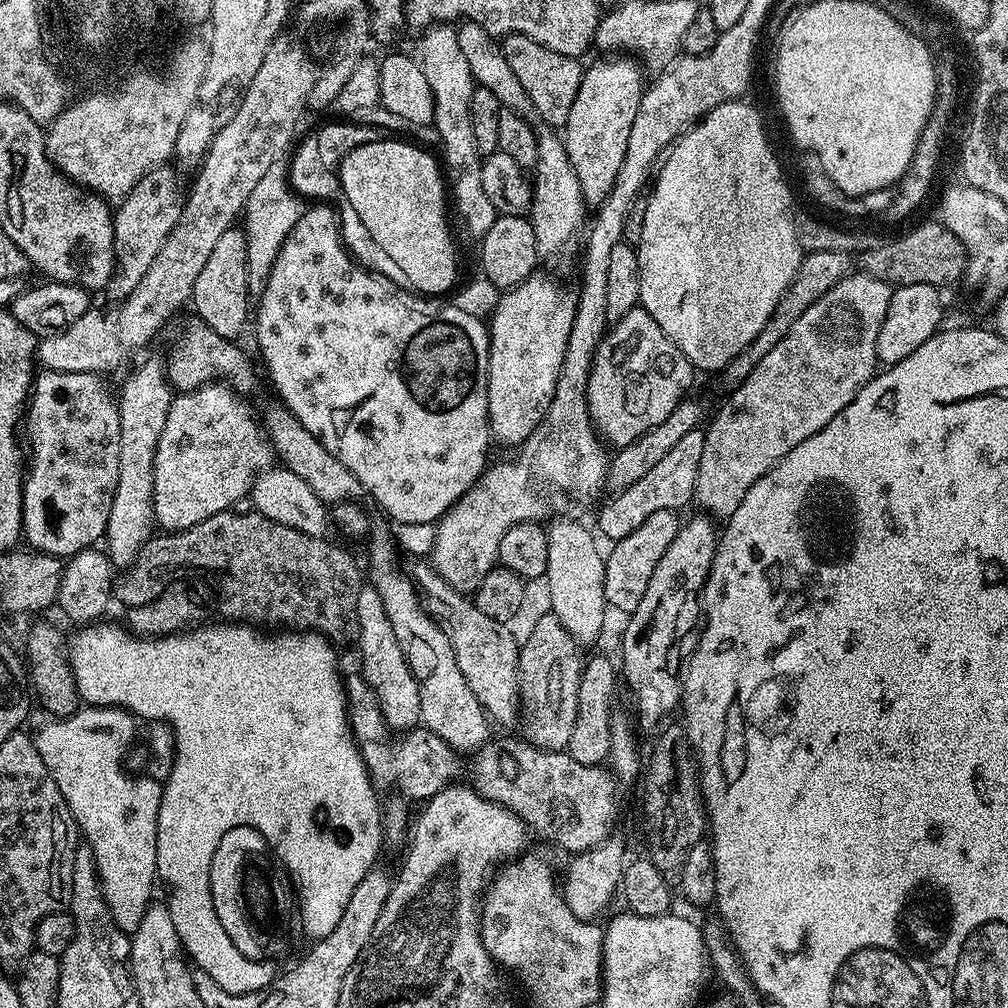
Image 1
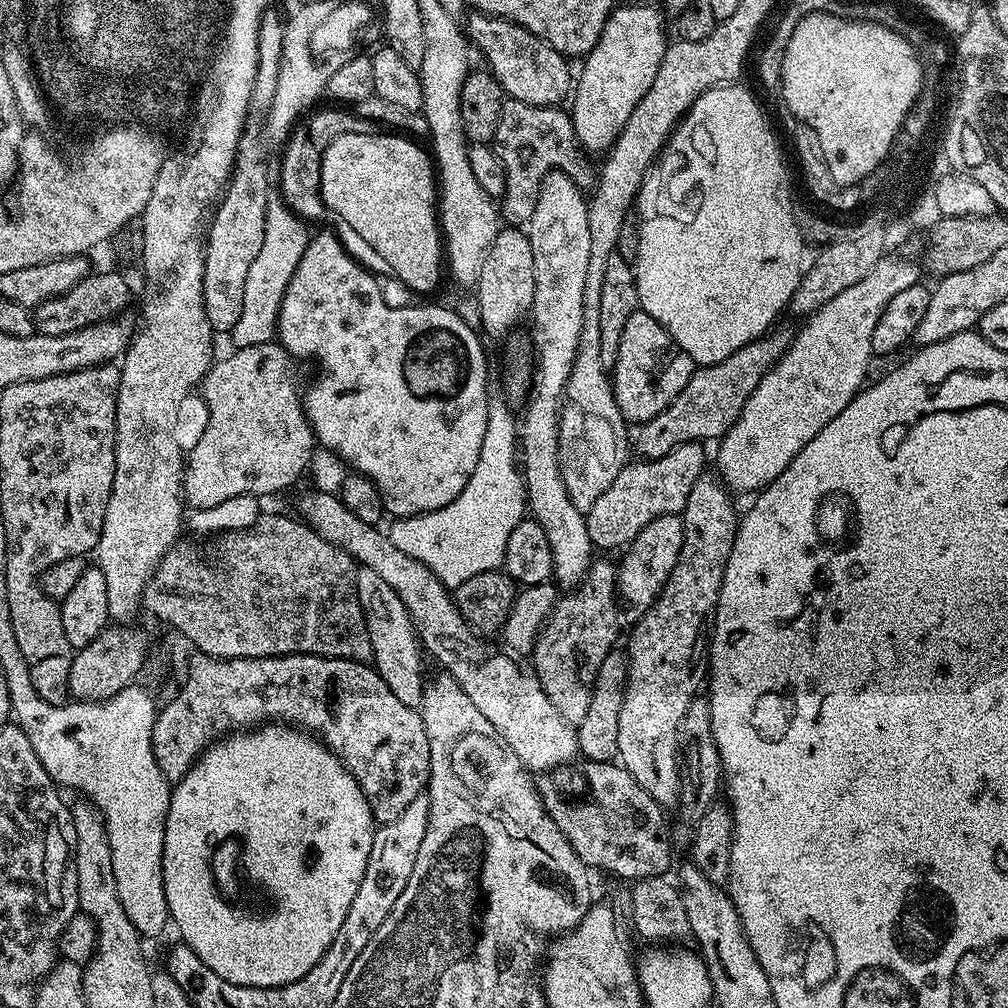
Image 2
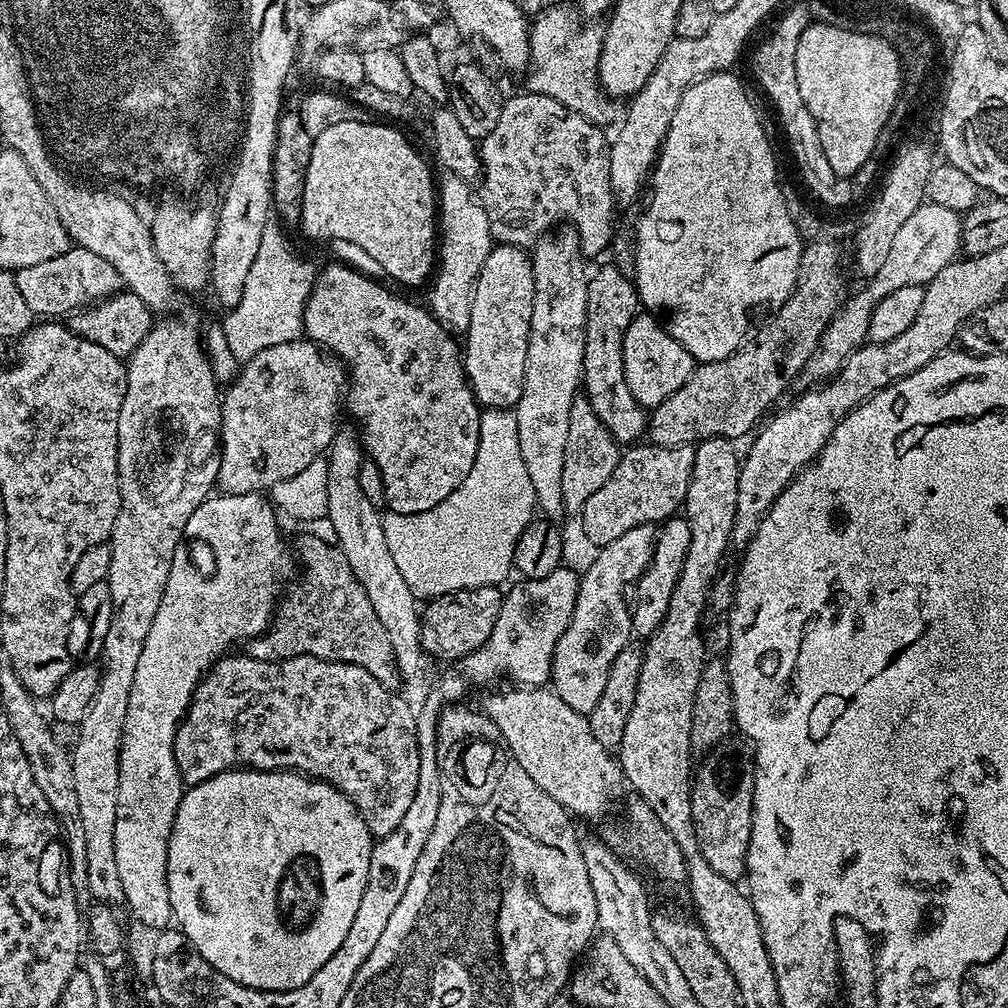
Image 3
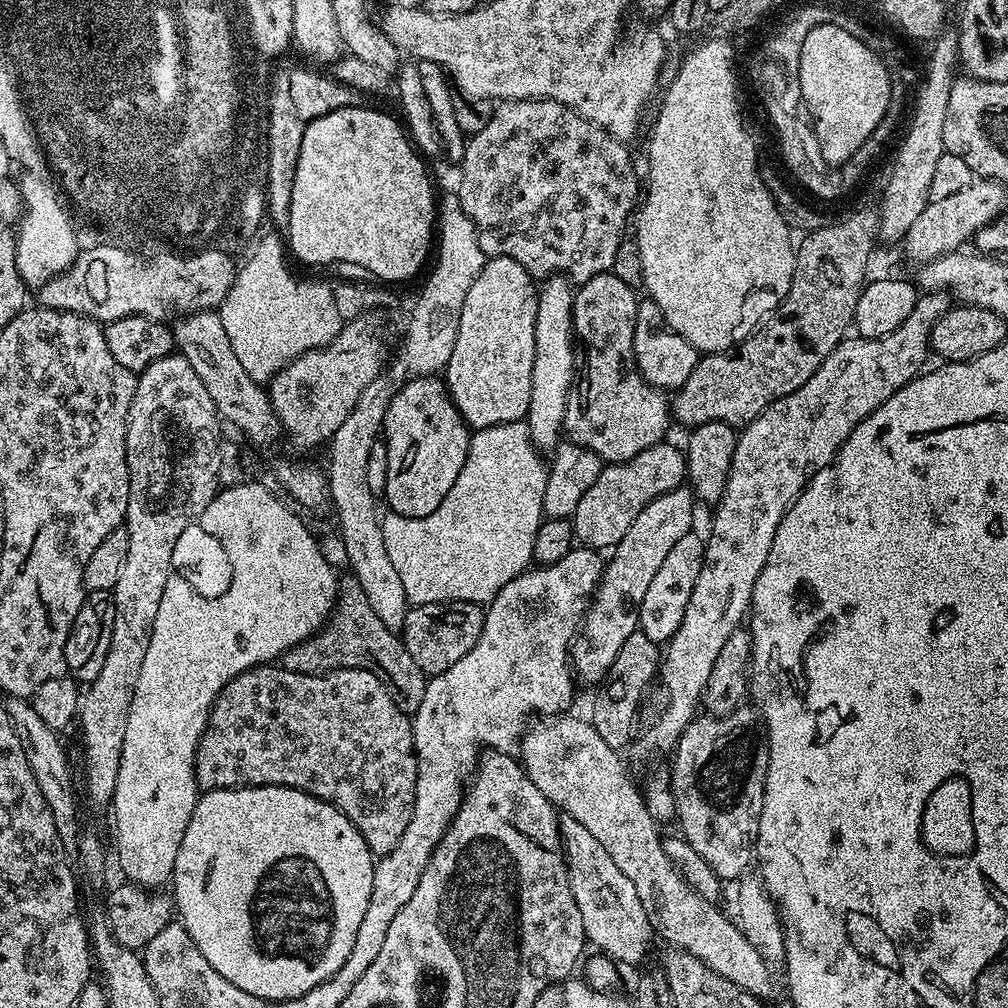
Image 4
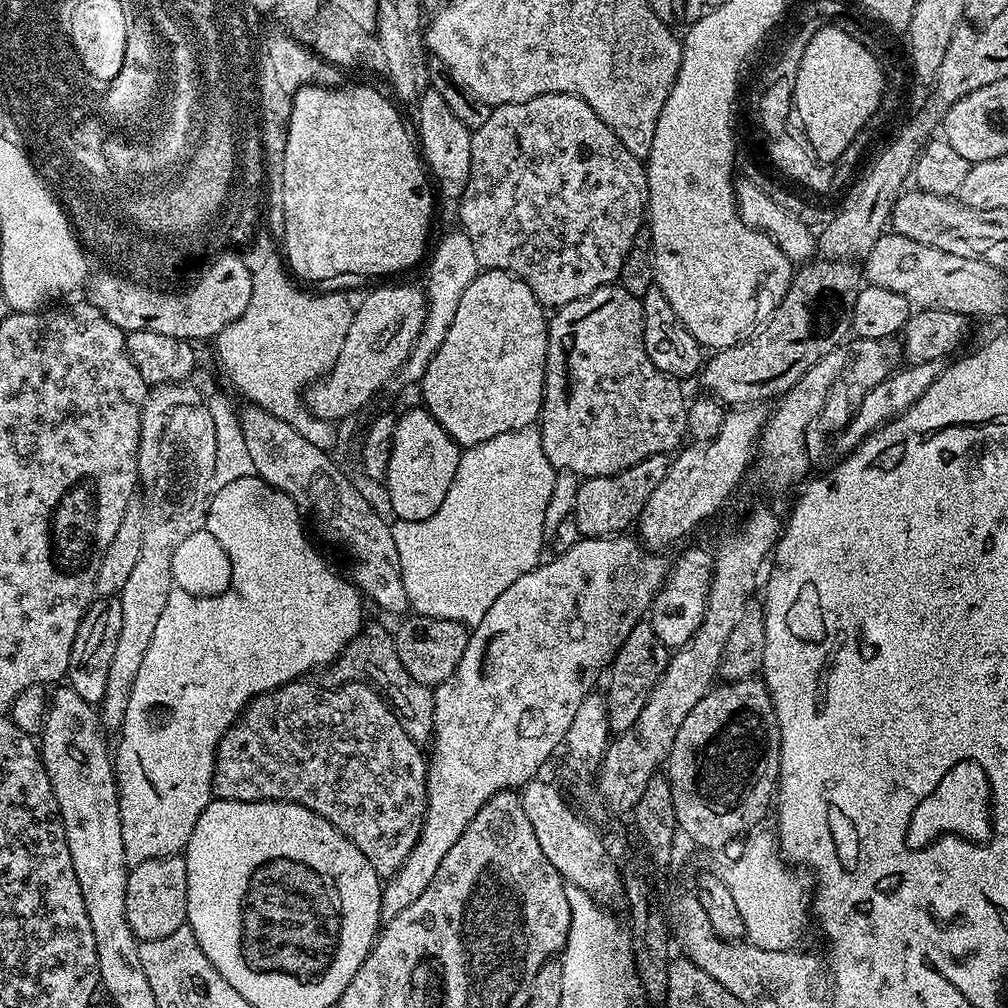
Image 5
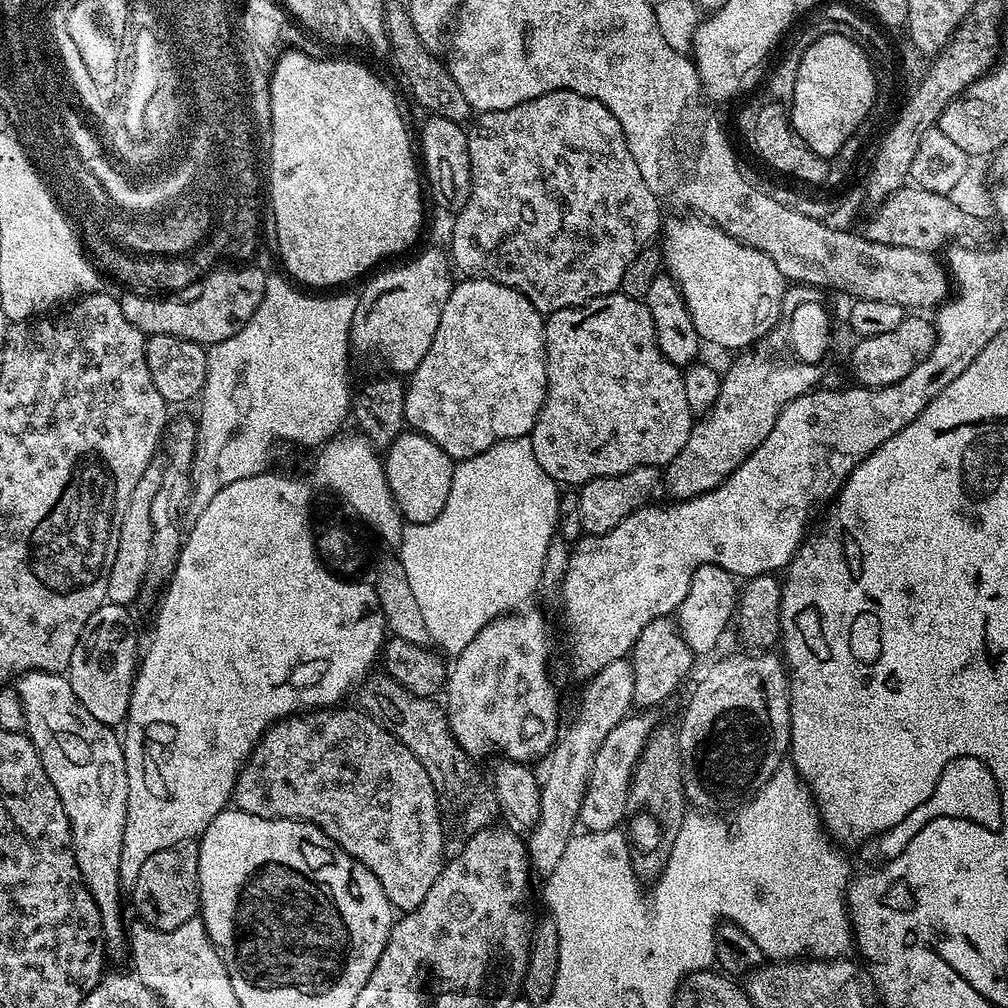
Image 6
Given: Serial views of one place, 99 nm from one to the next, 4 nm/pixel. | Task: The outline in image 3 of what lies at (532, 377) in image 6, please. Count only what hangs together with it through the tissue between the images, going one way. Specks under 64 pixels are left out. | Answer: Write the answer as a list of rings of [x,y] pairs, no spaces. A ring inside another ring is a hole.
[[[496,244],[476,279],[474,302],[470,306],[470,326],[462,344],[466,378],[476,396],[476,403],[484,408],[515,409],[522,398],[526,374],[526,350],[530,334],[530,314],[534,310],[534,274],[532,258],[525,249],[513,244]]]

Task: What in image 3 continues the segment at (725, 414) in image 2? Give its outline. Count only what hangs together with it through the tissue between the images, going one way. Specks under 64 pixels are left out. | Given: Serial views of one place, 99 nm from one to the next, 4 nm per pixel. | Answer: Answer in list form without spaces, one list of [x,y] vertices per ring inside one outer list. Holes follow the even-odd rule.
[[[831,240],[804,244],[798,278],[790,298],[771,313],[773,316],[768,324],[762,325],[756,333],[753,331],[750,338],[737,346],[734,354],[718,362],[697,363],[690,378],[686,378],[674,394],[651,409],[646,420],[646,436],[651,443],[658,446],[695,445],[706,438],[719,436],[736,442],[739,436],[747,437],[765,419],[767,408],[783,394],[804,366],[811,363],[826,326],[830,326],[846,299],[840,247]]]

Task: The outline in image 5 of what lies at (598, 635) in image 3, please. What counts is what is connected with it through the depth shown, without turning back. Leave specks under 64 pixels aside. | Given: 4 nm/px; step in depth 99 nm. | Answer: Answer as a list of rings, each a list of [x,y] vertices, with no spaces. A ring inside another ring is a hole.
[[[736,406],[725,411],[722,428],[714,434],[714,438],[689,443],[671,457],[666,478],[662,478],[662,483],[656,487],[654,494],[650,494],[646,506],[642,506],[638,536],[645,549],[664,550],[660,548],[670,547],[703,520],[710,519],[731,498],[748,463],[751,460],[753,463],[754,449],[766,419],[764,410],[760,406]]]

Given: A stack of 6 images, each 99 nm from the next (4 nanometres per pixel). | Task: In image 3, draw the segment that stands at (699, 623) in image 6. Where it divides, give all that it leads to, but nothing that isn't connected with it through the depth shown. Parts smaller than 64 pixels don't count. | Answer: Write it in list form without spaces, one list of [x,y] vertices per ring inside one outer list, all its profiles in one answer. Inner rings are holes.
[[[677,514],[659,525],[652,561],[634,585],[634,599],[631,601],[630,611],[632,630],[637,637],[647,638],[654,630],[658,630],[658,626],[662,626],[666,610],[670,610],[670,594],[674,594],[674,586],[678,586],[682,562],[686,562],[686,550],[690,550],[690,526],[683,515]]]

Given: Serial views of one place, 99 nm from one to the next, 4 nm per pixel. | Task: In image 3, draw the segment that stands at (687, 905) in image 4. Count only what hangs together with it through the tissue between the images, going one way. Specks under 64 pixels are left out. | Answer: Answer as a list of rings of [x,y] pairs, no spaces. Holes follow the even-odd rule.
[[[508,686],[501,692],[492,692],[484,700],[482,711],[490,717],[494,726],[498,726],[500,739],[506,745],[512,757],[558,802],[563,808],[567,808],[573,817],[579,816],[604,816],[608,807],[616,800],[616,795],[622,788],[622,773],[620,765],[614,759],[613,753],[602,747],[598,738],[588,725],[588,717],[585,713],[570,710],[566,702],[562,702],[560,695],[548,686]]]

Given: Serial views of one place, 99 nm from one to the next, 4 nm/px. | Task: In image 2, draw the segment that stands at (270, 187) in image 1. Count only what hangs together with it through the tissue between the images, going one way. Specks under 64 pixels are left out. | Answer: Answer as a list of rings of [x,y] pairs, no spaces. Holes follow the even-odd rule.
[[[269,195],[266,202],[266,234],[262,238],[262,250],[258,250],[258,258],[254,258],[250,270],[246,270],[246,291],[242,294],[242,318],[238,318],[238,322],[232,327],[230,333],[230,339],[233,340],[236,348],[267,344],[277,335],[283,298],[287,294],[291,279],[295,276],[295,271],[299,268],[299,263],[302,262],[302,254],[310,239],[308,228],[309,225],[299,216],[295,216],[279,195]]]

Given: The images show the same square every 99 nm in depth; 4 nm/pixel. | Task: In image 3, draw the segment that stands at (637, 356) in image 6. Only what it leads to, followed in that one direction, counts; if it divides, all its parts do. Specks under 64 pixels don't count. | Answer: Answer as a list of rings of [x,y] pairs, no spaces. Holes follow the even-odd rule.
[[[605,266],[591,273],[586,294],[586,350],[584,351],[584,374],[582,392],[588,397],[594,414],[610,430],[610,434],[621,445],[628,446],[639,441],[646,432],[646,409],[630,394],[630,386],[626,386],[624,373],[624,335],[630,322],[638,315],[638,297],[635,283],[623,276],[618,269]]]

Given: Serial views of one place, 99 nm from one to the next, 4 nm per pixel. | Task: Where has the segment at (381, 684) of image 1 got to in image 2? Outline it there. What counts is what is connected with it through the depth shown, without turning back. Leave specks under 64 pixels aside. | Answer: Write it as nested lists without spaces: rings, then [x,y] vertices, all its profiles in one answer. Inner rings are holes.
[[[357,567],[356,585],[360,605],[370,630],[376,671],[380,673],[386,686],[390,686],[390,690],[394,690],[394,694],[402,702],[406,702],[406,706],[419,709],[424,702],[426,687],[425,657],[422,655],[422,641],[402,598],[373,568]]]

